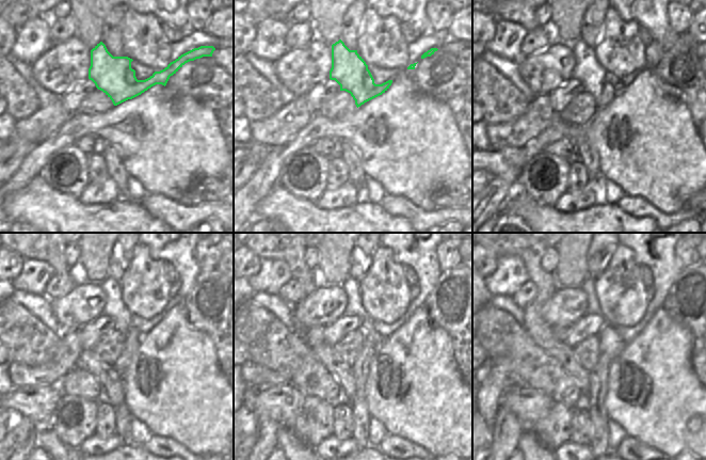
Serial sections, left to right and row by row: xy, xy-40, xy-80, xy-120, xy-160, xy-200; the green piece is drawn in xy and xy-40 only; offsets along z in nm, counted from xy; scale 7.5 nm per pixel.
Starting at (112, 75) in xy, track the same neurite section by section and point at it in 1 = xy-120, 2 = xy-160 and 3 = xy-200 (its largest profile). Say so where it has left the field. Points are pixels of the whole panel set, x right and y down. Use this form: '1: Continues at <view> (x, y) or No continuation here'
1: Continues at xy-120 (114, 308)
2: Continues at xy-160 (358, 406)
3: Continues at xy-200 (597, 390).

